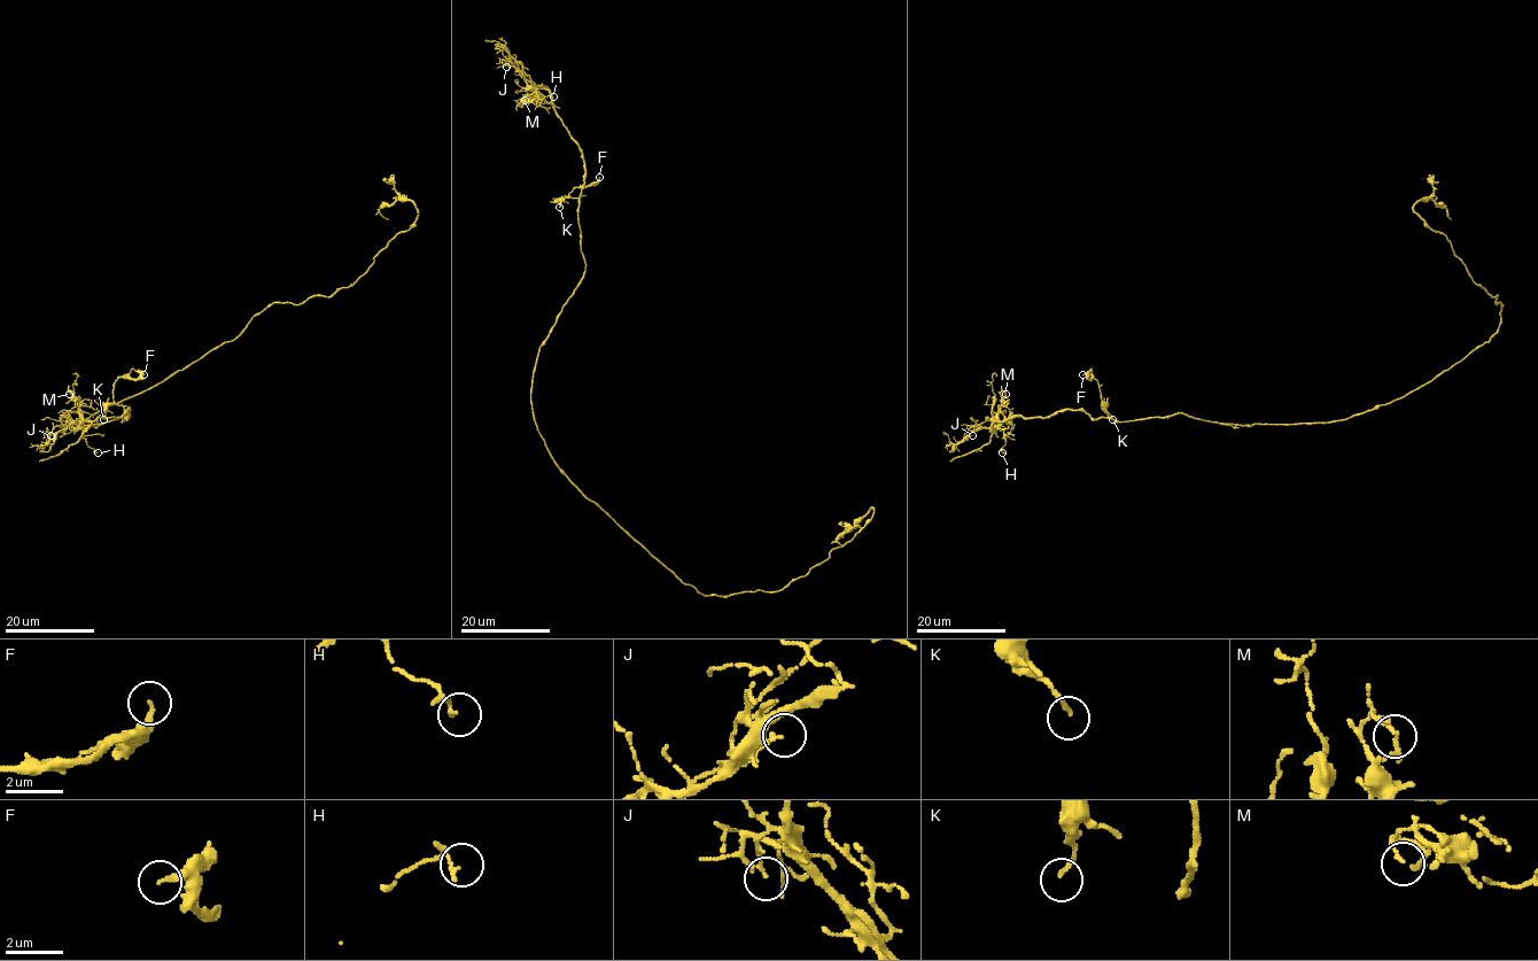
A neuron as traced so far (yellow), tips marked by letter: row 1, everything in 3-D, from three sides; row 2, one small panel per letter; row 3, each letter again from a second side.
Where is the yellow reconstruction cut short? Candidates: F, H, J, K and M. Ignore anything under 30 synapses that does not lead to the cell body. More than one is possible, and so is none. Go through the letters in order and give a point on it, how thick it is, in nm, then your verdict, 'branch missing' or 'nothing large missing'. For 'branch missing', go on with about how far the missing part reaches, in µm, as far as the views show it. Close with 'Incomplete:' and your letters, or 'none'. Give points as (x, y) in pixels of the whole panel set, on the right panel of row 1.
F: place (1082, 374); calibre 200 nm; nothing large missing
H: place (1002, 452); calibre 130 nm; nothing large missing
J: place (972, 435); calibre 140 nm; nothing large missing
K: place (1112, 419); calibre 130 nm; nothing large missing
M: place (1006, 394); calibre 110 nm; nothing large missing
Incomplete: none

